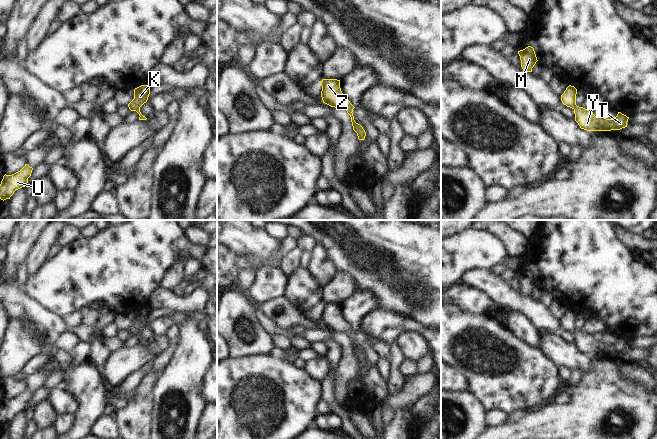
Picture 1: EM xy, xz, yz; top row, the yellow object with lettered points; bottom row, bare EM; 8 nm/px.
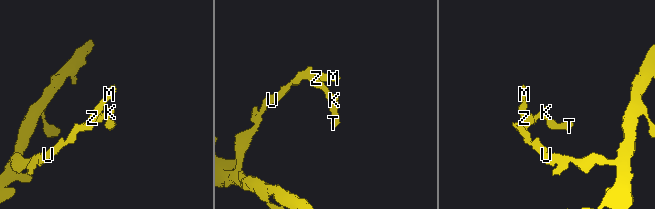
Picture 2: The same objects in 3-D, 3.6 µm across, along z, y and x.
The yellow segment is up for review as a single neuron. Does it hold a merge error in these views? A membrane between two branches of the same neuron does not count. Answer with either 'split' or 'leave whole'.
leave whole

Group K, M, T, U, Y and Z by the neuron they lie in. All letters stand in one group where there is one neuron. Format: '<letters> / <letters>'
K M T U Y Z

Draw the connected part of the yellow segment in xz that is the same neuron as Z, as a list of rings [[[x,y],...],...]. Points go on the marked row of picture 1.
[[[323,79],[320,82],[320,85],[322,86],[321,97],[322,97],[323,103],[331,107],[346,110],[351,117],[353,130],[357,133],[358,139],[364,140],[366,136],[366,132],[360,124],[355,122],[354,116],[352,113],[355,107],[343,95],[340,88],[340,80]]]

